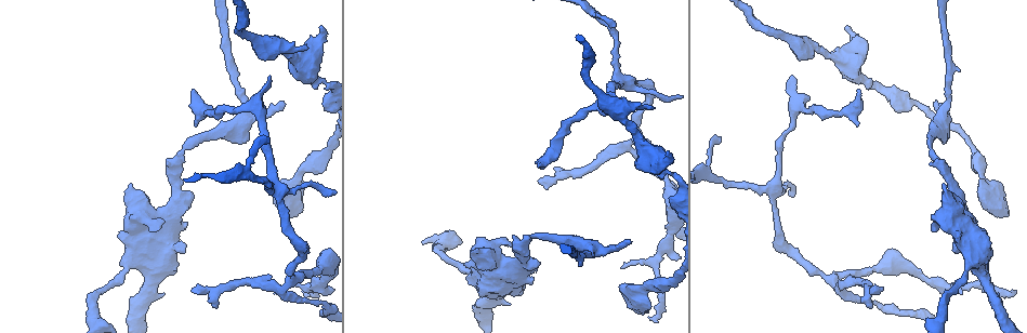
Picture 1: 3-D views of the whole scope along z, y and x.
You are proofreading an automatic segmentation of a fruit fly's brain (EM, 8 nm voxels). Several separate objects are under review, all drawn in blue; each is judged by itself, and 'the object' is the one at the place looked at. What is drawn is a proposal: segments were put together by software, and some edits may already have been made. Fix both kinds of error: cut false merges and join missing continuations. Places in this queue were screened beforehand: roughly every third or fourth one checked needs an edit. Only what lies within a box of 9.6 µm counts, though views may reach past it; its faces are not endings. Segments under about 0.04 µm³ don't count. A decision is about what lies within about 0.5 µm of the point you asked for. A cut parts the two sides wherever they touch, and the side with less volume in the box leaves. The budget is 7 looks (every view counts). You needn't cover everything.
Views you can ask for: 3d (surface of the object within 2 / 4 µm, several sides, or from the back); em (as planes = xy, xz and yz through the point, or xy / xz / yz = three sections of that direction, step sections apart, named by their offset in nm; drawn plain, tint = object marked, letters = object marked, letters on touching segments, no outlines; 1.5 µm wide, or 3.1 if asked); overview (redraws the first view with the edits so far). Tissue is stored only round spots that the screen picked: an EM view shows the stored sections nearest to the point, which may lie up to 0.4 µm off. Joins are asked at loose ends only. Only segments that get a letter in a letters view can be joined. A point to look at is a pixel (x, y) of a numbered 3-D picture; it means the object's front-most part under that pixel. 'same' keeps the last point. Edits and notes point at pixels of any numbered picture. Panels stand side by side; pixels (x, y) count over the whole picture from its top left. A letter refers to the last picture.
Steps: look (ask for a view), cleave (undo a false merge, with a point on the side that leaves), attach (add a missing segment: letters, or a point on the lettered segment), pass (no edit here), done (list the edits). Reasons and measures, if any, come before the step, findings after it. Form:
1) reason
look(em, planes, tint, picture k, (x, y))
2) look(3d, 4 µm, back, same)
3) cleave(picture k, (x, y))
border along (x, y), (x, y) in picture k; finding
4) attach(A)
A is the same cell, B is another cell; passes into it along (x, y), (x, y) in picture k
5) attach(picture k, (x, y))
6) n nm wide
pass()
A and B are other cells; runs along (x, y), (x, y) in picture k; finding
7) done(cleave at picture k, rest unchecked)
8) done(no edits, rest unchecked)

an open end
look(em, planes, tint, picture 1, (936, 100))

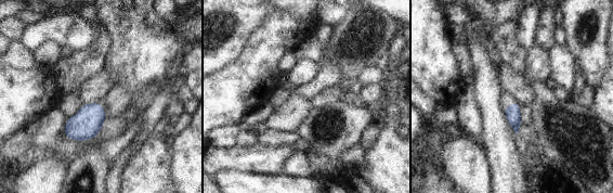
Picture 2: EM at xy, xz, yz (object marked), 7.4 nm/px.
see the neighbours
look(em, planes, letters, same)

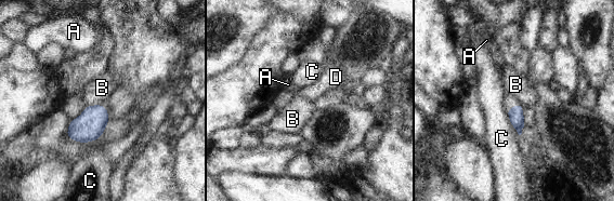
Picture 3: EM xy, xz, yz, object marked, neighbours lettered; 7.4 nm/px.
attach(picture 3, (509, 101))
D is the same cell, A, B and C are other cells; it goes on there

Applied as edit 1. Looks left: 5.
see it whole again
look(overview)

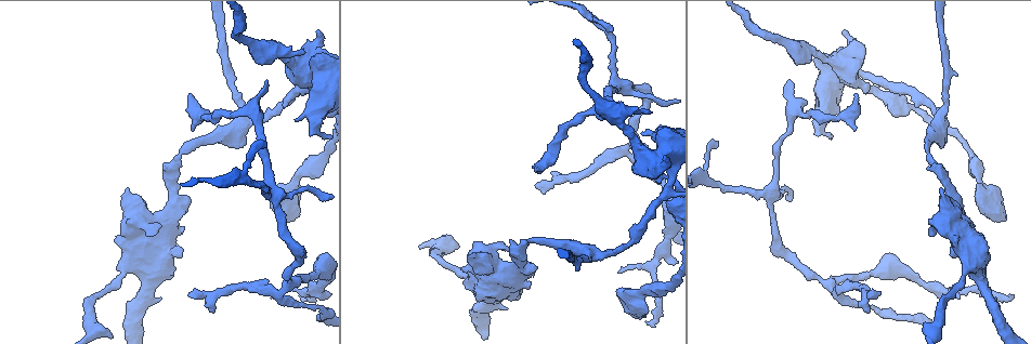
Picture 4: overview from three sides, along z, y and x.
thin end
look(3d, 2 µm, picture 4, (612, 30))

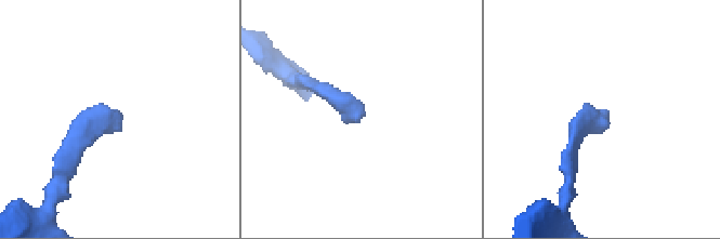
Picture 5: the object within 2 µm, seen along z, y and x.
look(em, planes, letters, picture 5, (115, 111))

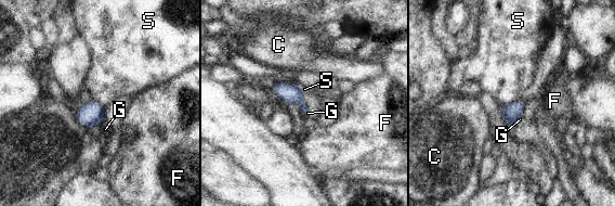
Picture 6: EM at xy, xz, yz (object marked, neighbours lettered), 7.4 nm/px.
pass()
C, F, G and S are other cells; border along (299, 86), (303, 103), (309, 110) in picture 6; none of them fits

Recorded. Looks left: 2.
an open end
look(em, planes, letters, picture 4, (951, 255))

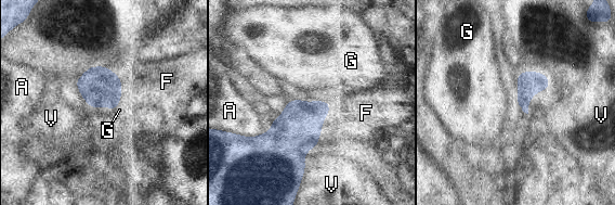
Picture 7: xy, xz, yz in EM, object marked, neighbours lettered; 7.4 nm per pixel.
V touches over 240 nm
attach(picture 7, (153, 85))
F is the same cell, A, G and V are other cells; it goes on there

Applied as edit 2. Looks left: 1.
done(attach at picture 3, attach at picture 7, rest unchecked)

